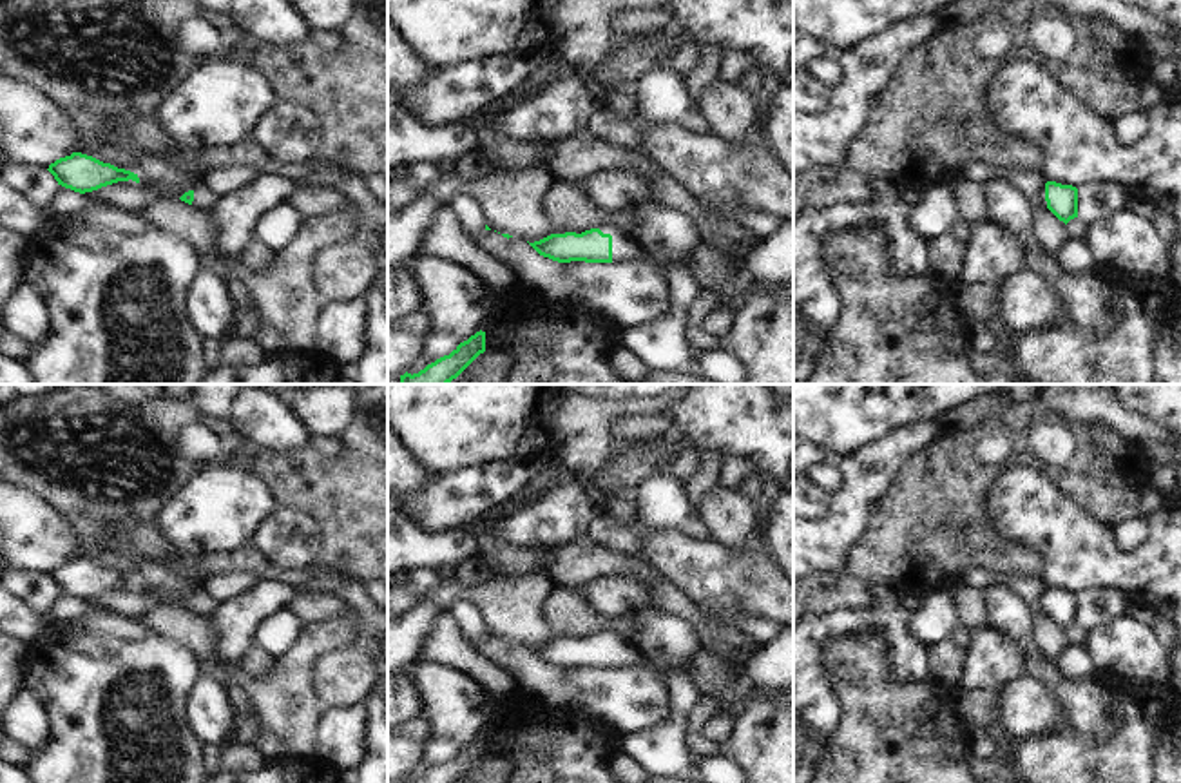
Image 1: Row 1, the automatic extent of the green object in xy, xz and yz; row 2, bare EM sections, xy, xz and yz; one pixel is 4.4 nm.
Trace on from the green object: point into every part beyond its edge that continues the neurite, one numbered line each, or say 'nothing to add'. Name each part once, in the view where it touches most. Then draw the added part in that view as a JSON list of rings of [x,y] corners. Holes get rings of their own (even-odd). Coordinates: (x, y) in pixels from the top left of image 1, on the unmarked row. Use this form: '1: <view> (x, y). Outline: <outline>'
1: xz (660, 751). Outline: [[[605,618],[600,636],[612,642],[612,669],[648,667],[663,678],[668,694],[668,716],[650,729],[618,734],[618,750],[632,758],[648,778],[697,781],[699,756],[687,749],[683,730],[687,716],[703,696],[687,669],[665,665],[659,658],[643,658],[619,640],[610,618]]]

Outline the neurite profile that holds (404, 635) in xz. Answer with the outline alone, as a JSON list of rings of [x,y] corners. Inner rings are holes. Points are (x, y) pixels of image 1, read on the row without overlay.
[[[415,605],[404,618],[388,622],[388,676],[417,662],[420,636],[440,611],[438,605]]]

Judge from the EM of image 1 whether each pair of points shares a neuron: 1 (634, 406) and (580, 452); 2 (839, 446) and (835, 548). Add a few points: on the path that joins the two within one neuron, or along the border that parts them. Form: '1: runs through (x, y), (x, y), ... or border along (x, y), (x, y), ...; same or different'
1: runs through (618, 408), (613, 408), (585, 435); same
2: border along (877, 439), (837, 461); different

